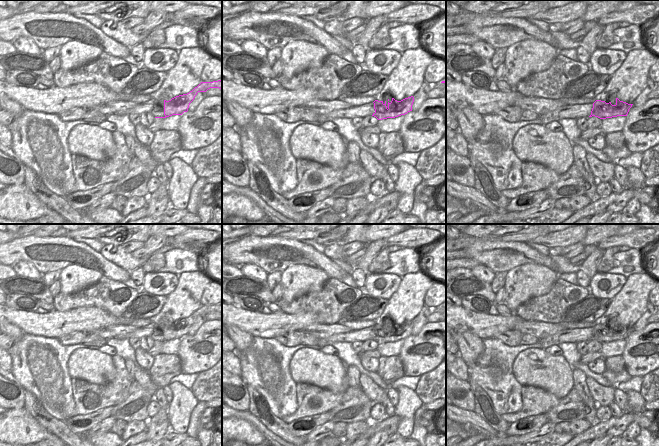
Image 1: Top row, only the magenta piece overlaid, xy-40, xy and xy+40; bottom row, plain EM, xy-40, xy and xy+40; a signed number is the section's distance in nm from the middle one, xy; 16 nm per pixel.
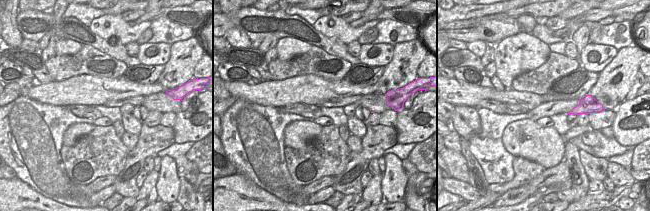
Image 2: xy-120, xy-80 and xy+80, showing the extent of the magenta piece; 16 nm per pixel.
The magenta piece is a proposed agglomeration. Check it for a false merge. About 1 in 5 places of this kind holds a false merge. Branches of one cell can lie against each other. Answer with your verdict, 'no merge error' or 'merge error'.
no merge error

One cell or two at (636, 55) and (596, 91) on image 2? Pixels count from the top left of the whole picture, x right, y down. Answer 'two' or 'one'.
one

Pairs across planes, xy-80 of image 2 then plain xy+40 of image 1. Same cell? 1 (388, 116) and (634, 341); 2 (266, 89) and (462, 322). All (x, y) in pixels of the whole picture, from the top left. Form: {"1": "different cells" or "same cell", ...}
{"1": "different cells", "2": "same cell"}

